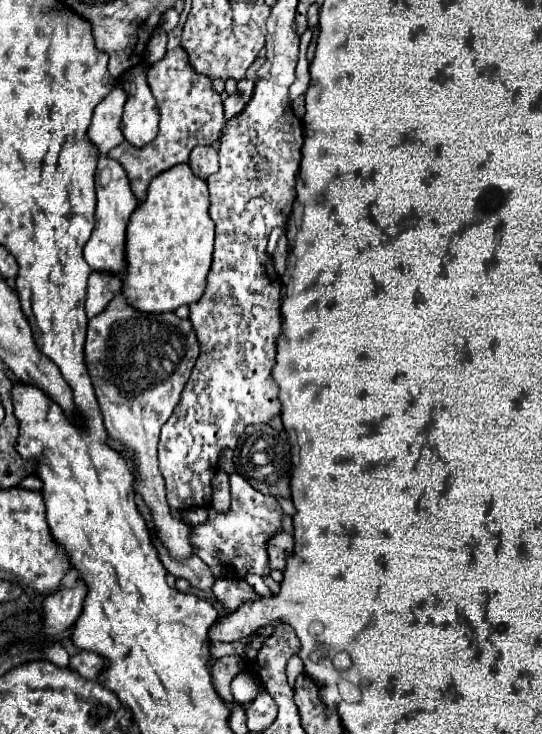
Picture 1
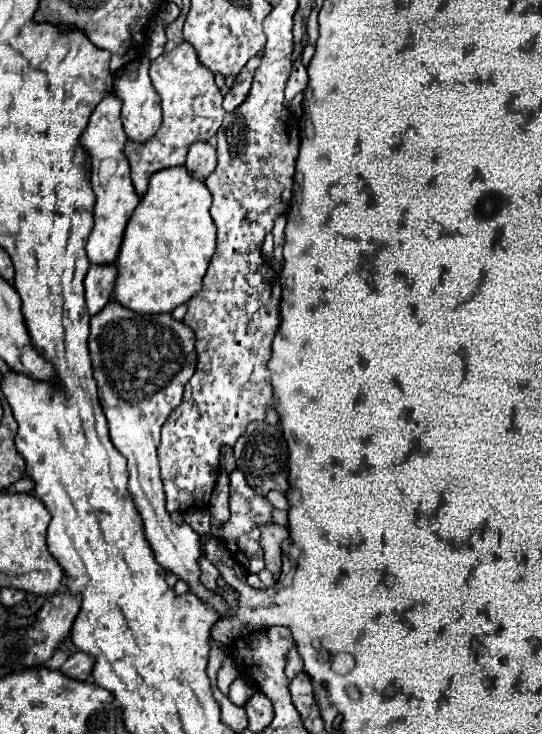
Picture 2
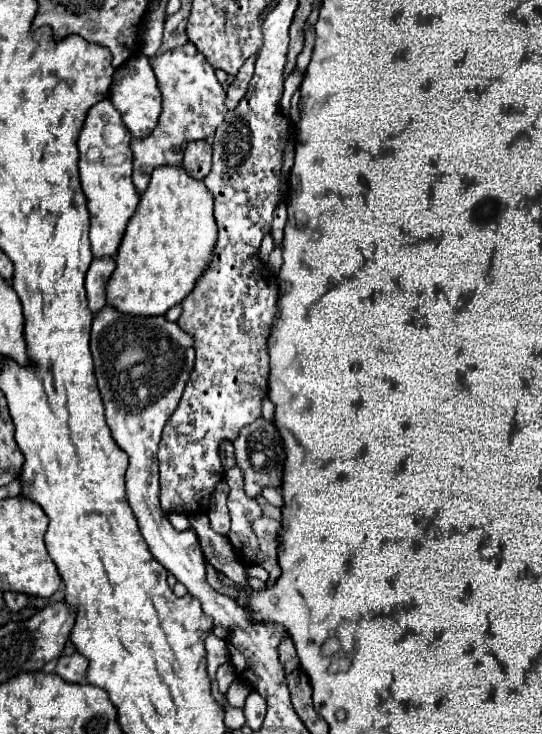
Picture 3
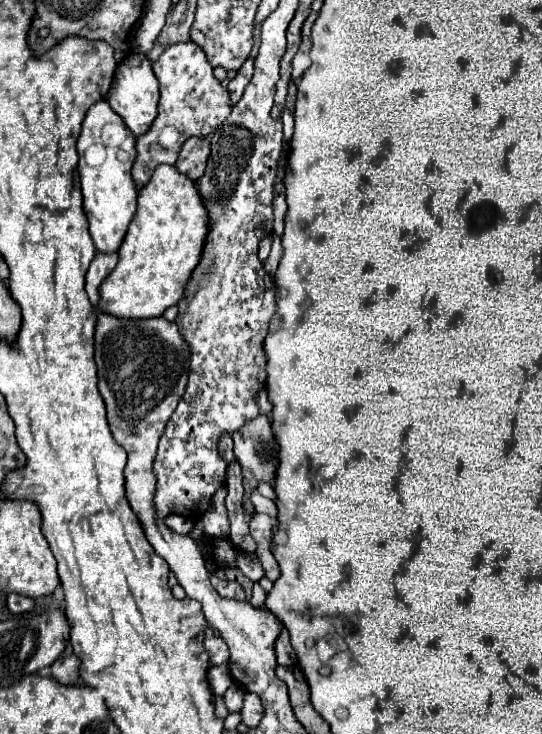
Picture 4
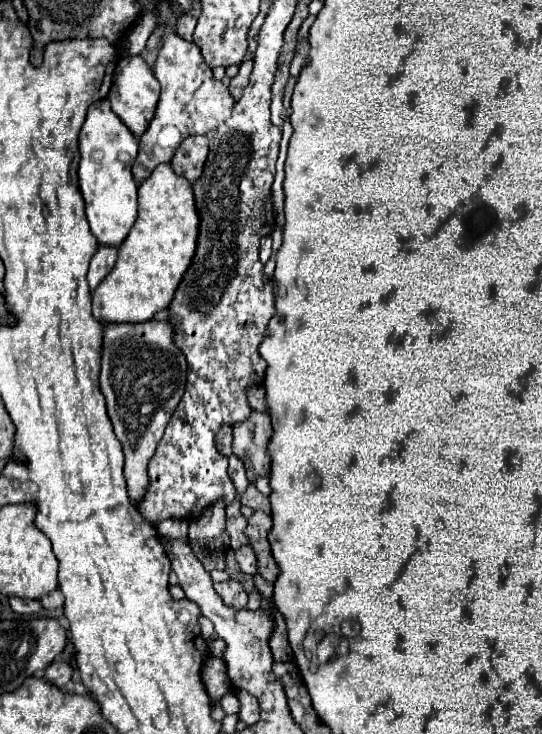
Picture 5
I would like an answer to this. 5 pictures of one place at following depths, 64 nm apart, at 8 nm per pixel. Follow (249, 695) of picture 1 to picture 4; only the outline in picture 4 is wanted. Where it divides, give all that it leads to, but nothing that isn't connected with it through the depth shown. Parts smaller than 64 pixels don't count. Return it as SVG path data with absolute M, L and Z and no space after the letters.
M232 684L228 688L228 692L224 694L224 704L226 704L228 712L240 712L240 708L242 708L242 696L244 696L244 688L240 688L238 684Z

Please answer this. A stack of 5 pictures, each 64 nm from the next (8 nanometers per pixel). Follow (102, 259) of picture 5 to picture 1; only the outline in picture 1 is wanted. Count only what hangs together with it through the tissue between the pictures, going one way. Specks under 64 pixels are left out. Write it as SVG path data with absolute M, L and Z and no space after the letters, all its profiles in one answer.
M90 272L88 278L88 294L86 294L86 314L88 318L94 318L100 314L106 304L120 292L122 278L112 272Z

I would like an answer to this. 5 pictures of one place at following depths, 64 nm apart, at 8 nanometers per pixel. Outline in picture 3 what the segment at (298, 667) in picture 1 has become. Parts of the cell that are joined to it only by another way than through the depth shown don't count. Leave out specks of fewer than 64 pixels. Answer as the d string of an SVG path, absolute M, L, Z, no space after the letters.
M286 636L282 642L280 642L280 662L284 664L284 670L286 672L292 672L294 668L298 668L298 656L296 656L296 650L294 650L294 644L290 640L290 636Z

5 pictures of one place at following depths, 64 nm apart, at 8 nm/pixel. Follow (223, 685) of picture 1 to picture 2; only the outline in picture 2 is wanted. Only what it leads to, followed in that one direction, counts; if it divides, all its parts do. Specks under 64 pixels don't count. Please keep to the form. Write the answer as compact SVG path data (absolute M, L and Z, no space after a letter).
M228 656L224 660L224 664L222 664L222 668L218 670L218 688L220 688L222 694L228 694L228 688L236 680L238 674L240 674L240 670L236 668L236 662Z

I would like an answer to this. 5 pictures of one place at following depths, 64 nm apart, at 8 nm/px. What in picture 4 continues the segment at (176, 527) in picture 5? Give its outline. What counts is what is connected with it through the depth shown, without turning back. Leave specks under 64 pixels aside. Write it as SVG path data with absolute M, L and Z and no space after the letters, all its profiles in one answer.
M168 516L168 520L164 520L164 524L176 534L188 534L192 530L192 520L188 520L184 516Z

